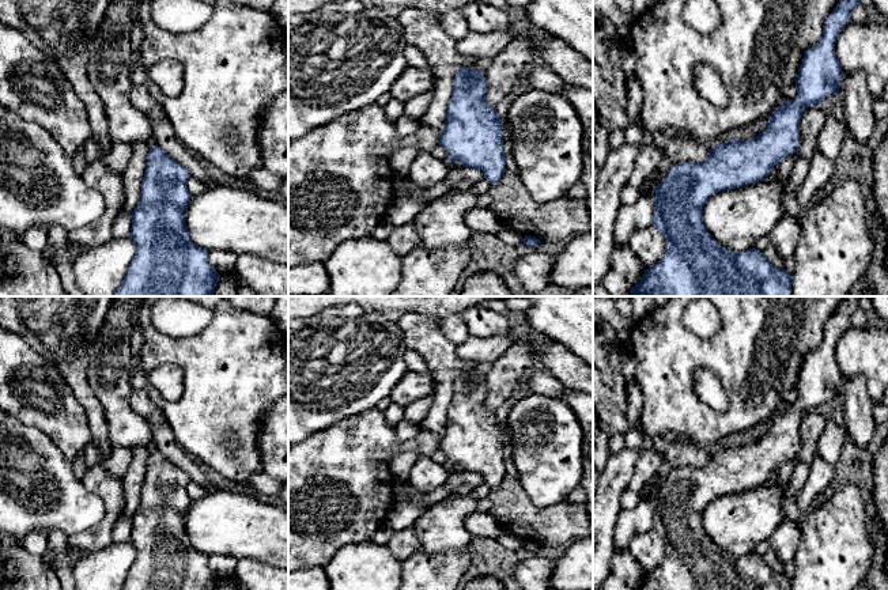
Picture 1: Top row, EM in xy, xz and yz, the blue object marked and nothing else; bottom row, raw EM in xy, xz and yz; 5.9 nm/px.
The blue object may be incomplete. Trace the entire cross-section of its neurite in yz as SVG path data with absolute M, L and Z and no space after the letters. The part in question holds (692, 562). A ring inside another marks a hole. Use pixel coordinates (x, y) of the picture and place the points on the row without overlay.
M844 296L825 322L821 343L804 358L796 385L796 402L774 413L770 428L762 438L751 445L717 446L703 468L670 469L654 495L653 530L665 544L665 557L653 572L645 574L636 590L791 590L793 578L775 572L760 555L752 552L734 557L721 551L703 527L703 511L717 496L763 485L783 462L797 457L802 416L839 397L843 375L835 360L835 347L851 325L850 318L859 309L859 299L861 296Z

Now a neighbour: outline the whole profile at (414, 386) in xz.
M408 370L404 378L393 387L390 401L405 408L411 402L431 394L432 390L434 379L430 374L422 375Z

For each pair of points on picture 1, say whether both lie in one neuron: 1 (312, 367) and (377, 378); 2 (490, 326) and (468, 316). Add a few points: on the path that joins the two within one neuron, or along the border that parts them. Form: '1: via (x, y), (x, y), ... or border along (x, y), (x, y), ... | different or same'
1: via (328, 367), (361, 367) | same
2: via (484, 322), (473, 317) | same

